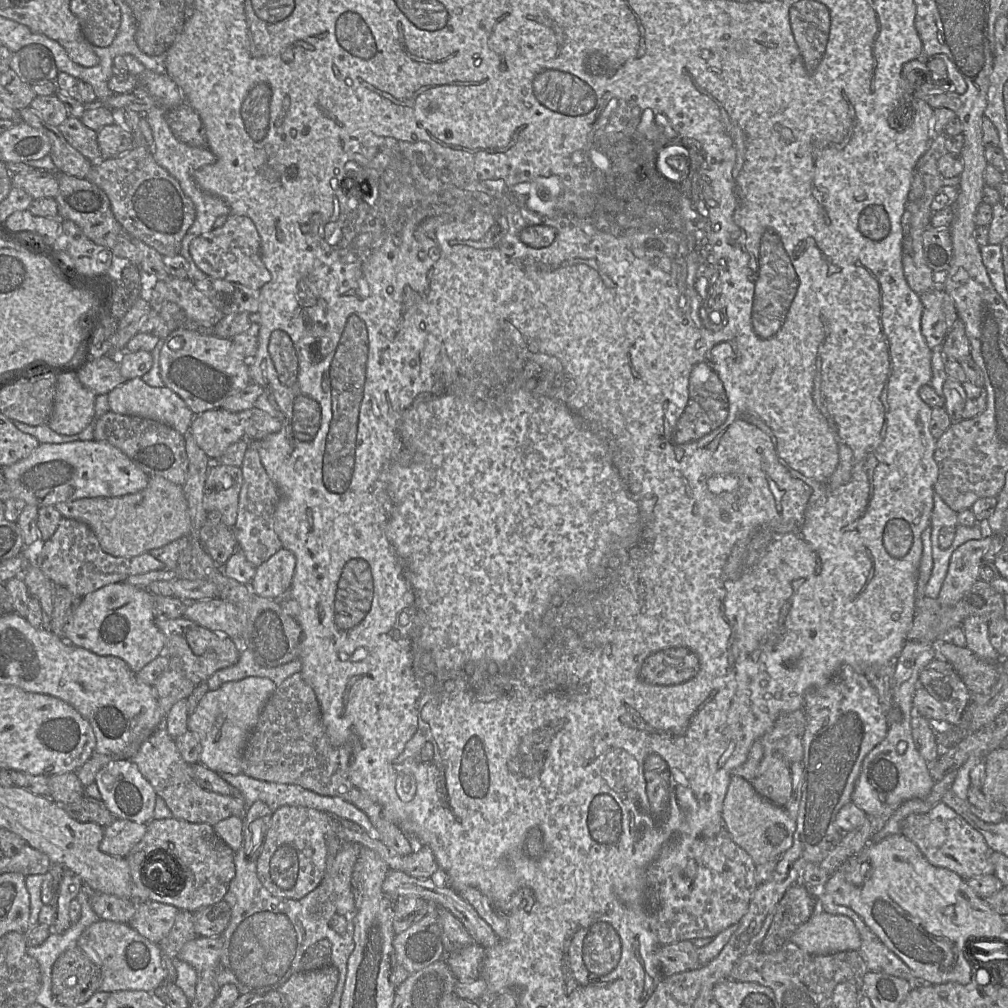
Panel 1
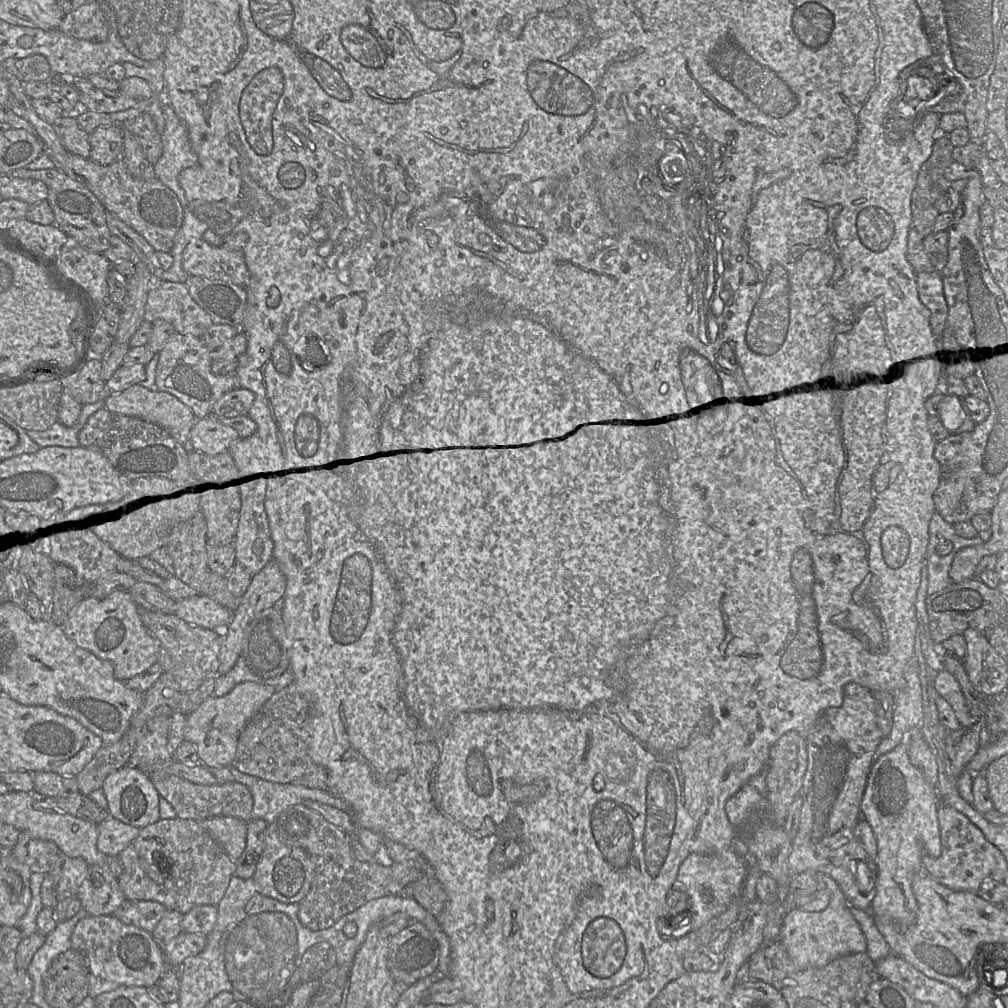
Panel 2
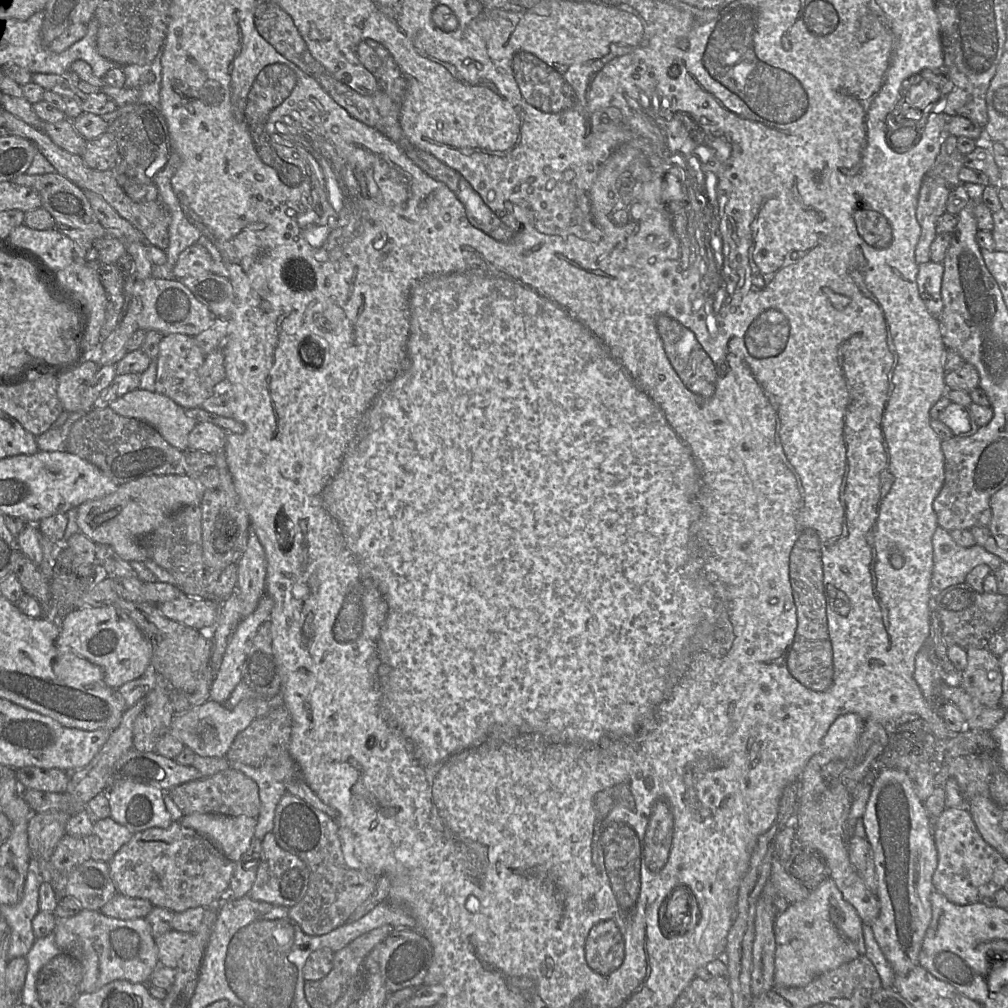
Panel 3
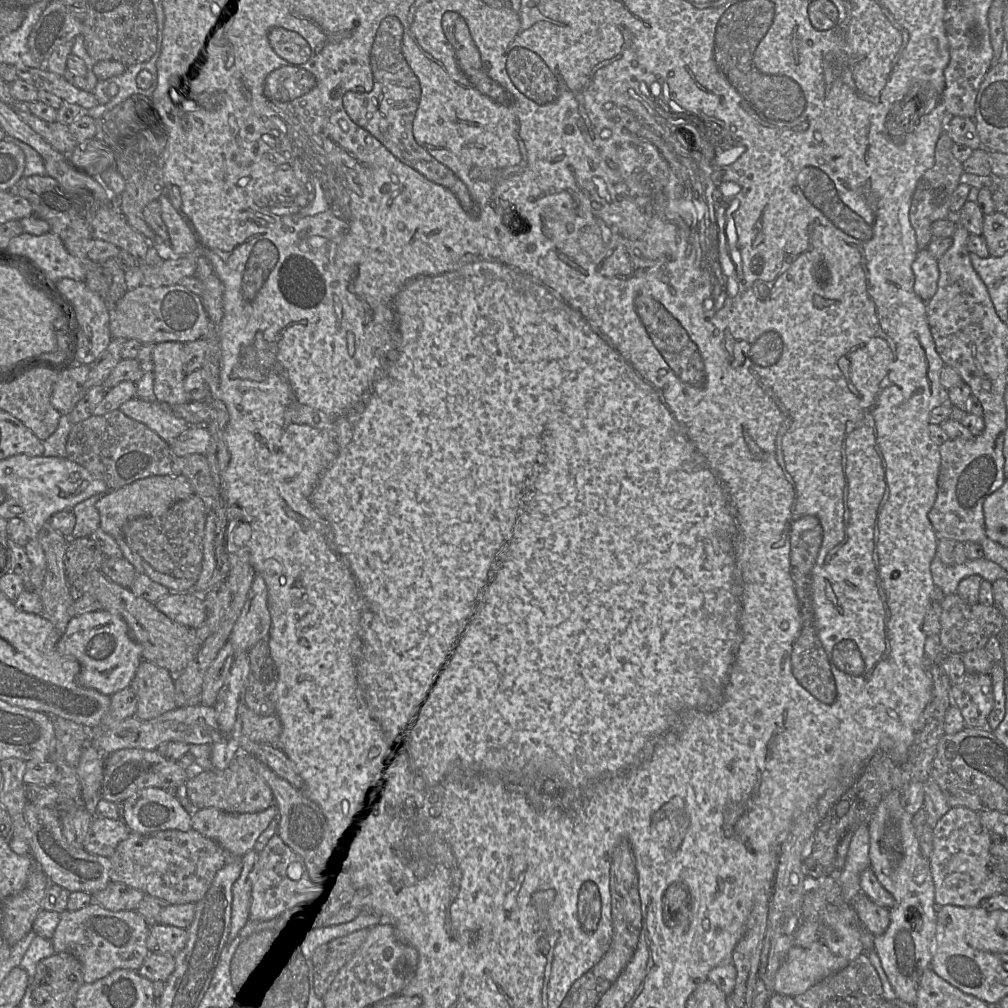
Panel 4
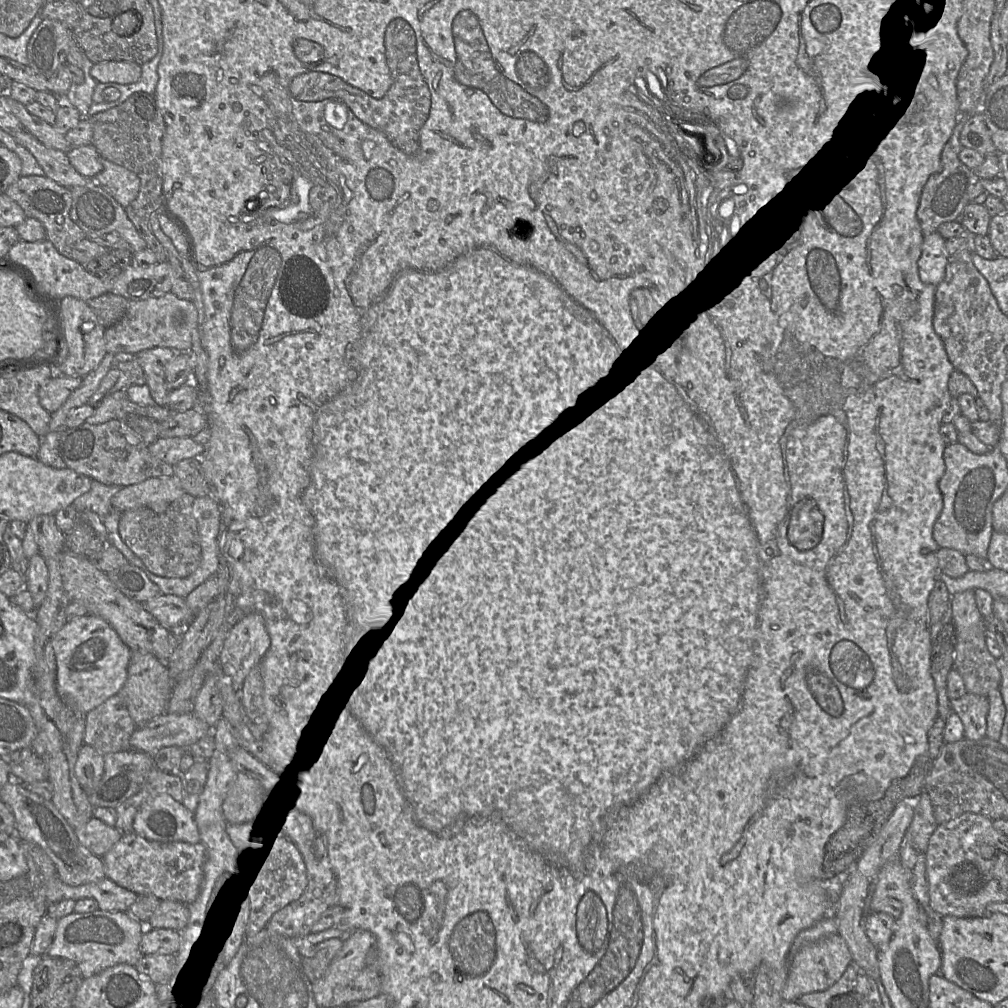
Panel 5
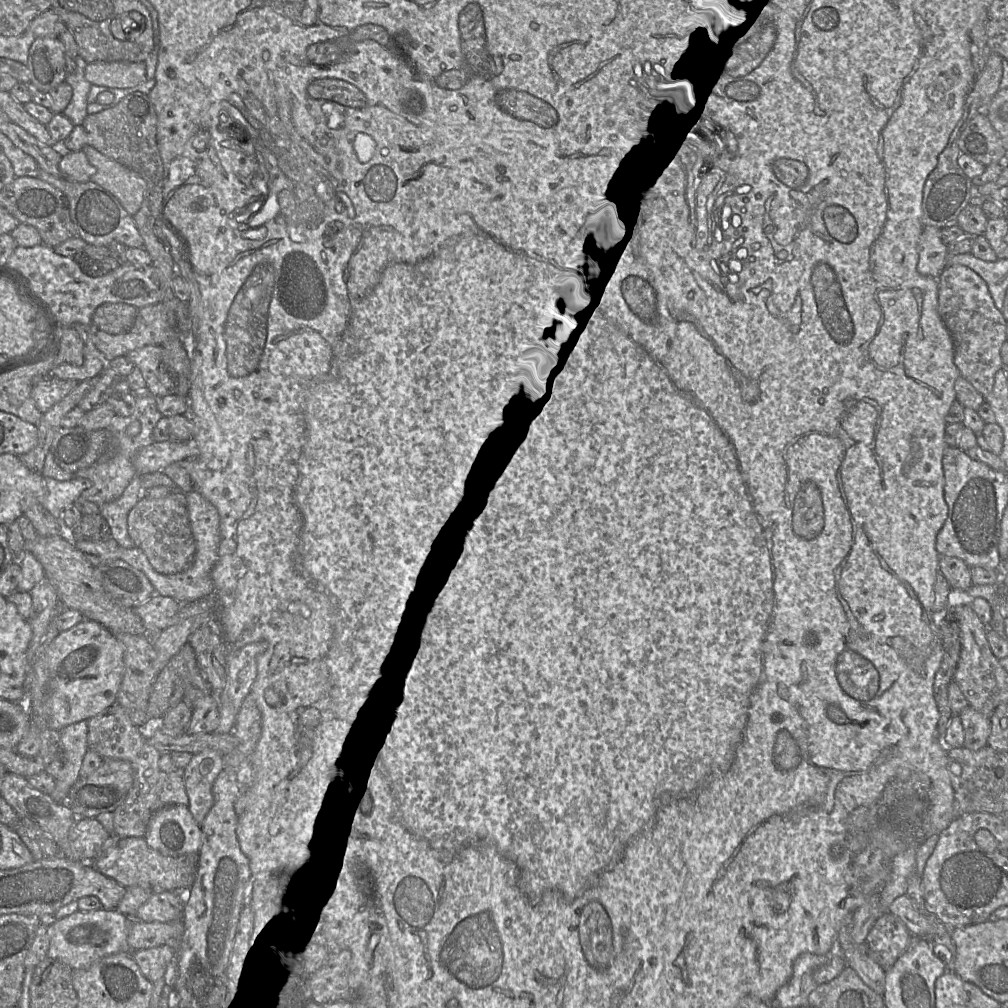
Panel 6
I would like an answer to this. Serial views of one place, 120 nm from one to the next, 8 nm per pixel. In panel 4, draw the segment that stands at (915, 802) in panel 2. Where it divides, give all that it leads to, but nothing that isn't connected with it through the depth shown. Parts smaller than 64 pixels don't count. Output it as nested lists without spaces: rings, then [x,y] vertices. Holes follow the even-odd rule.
[[[895,790],[883,798],[868,822],[869,867],[894,898],[889,926],[883,934],[874,937],[874,949],[896,997],[910,1005],[916,1002],[921,975],[930,968],[938,907],[930,861],[921,853],[912,818],[902,806],[901,791]]]

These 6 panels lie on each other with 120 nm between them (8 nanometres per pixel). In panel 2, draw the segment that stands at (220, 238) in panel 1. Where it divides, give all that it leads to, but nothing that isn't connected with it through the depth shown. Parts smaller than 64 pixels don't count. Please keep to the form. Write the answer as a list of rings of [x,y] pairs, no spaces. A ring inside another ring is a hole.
[[[244,232],[226,235],[219,247],[203,238],[192,239],[182,253],[182,268],[189,276],[222,280],[246,288],[250,280],[244,258],[247,241]]]

